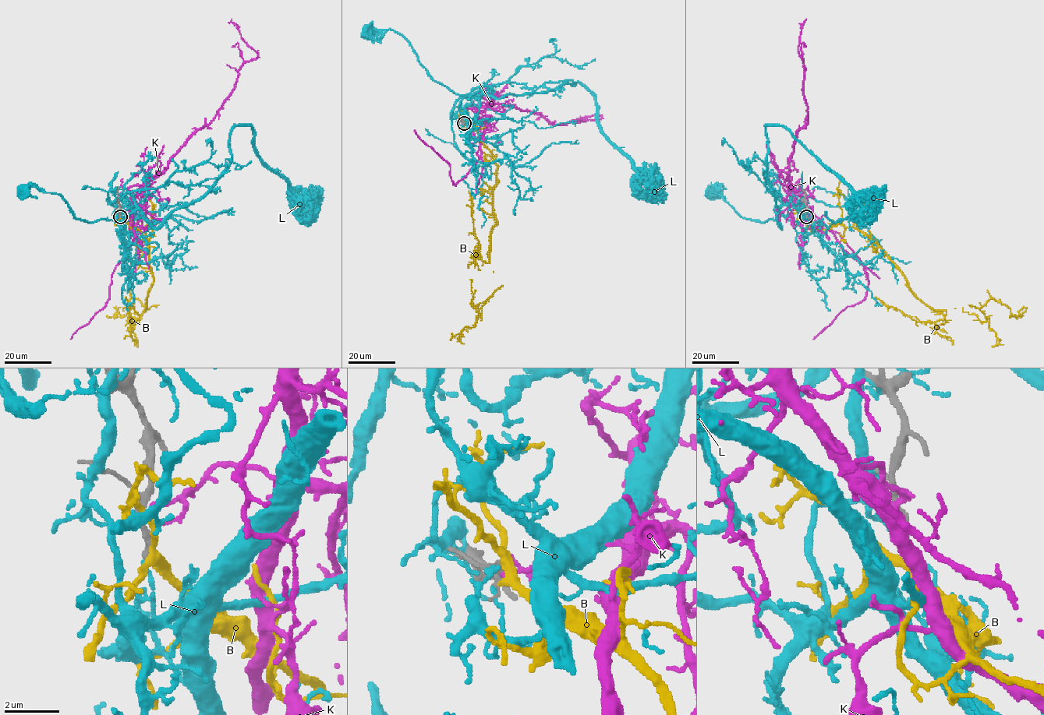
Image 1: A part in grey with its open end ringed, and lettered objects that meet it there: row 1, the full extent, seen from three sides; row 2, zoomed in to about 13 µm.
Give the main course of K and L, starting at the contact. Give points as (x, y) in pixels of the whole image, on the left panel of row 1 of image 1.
K: (120, 214), (131, 209), (136, 192), (214, 117), (234, 88), (239, 68), (256, 57), (238, 27), (228, 22)
L: (120, 216), (123, 227), (115, 220), (121, 213), (86, 222), (58, 194), (24, 189)

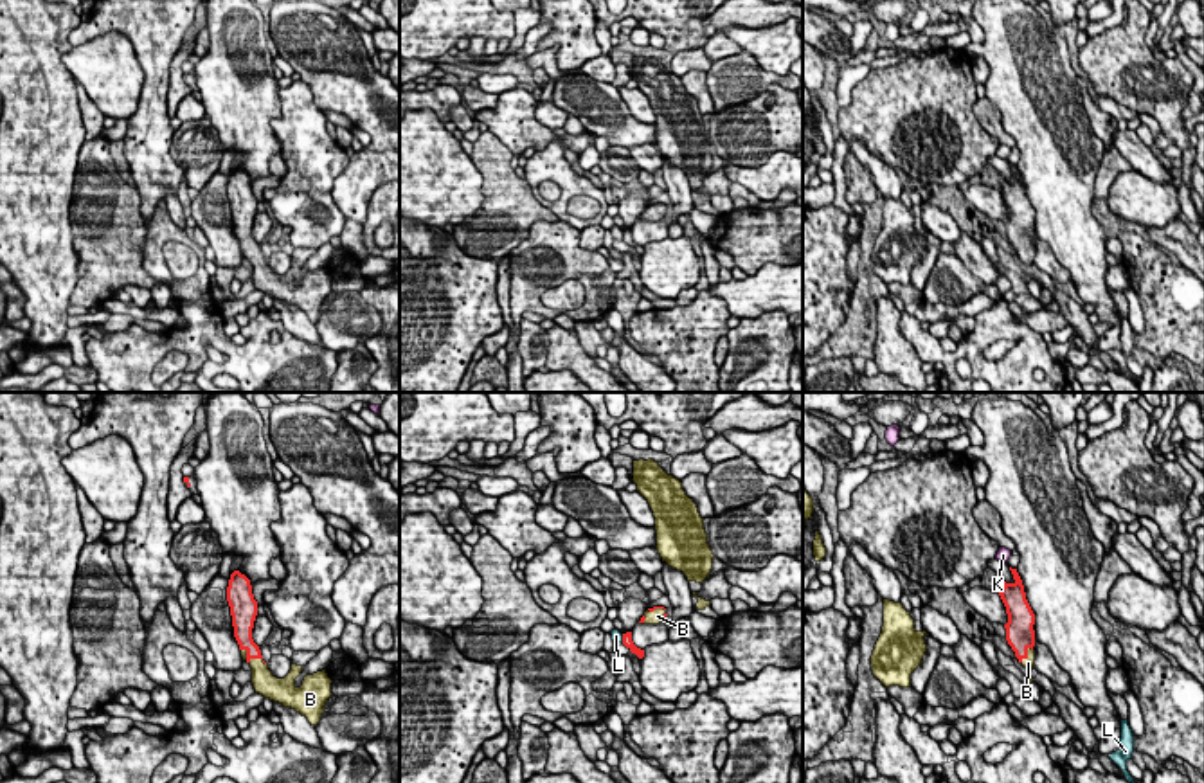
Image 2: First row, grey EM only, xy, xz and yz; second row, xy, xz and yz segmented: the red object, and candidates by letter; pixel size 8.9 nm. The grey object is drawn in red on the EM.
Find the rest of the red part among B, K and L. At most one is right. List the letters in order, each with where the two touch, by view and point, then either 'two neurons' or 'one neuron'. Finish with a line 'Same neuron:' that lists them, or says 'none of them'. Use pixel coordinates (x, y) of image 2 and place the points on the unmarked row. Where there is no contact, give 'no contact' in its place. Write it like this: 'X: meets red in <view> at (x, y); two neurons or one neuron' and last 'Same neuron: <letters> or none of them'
B: meets red in xy at (252, 254); one neuron
K: no contact; two neurons
L: meets red in xz at (623, 234); two neurons
Same neuron: B

